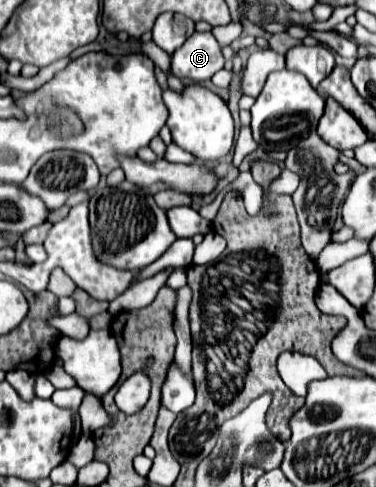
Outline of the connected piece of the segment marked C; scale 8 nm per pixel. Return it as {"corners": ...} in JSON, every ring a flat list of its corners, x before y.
{"corners":[[195,31,173,55,171,55,171,71,179,79,187,79,191,83,201,83,211,79,219,69,223,69,225,59,221,53,221,45,211,33]]}

